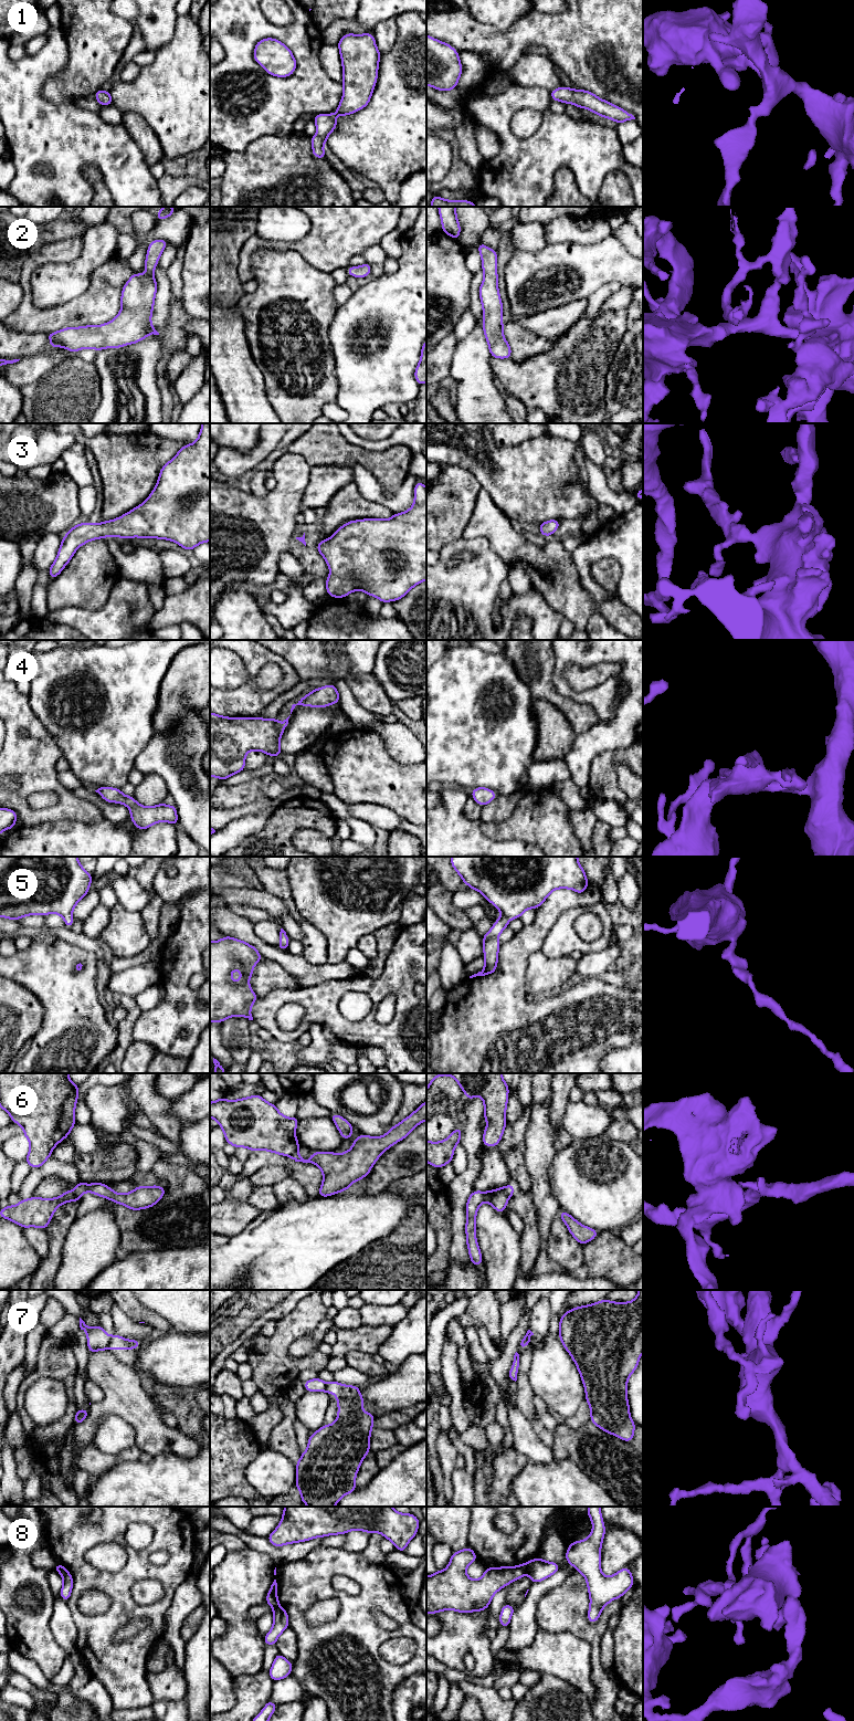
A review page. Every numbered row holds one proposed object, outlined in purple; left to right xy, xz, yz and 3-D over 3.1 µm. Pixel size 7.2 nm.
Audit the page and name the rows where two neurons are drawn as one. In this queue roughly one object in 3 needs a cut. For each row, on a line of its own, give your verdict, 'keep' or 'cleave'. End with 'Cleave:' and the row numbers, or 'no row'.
1: keep
2: keep
3: keep
4: keep
5: keep
6: cleave
7: cleave
8: cleave
Cleave: 6, 7, 8

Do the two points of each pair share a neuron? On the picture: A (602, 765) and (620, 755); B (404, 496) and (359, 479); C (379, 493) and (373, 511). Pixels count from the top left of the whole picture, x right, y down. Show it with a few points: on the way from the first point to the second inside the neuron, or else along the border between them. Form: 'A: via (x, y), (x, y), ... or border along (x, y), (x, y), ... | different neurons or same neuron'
A: via (607, 762), (615, 756) | same neuron
B: via (393, 501), (386, 501), (370, 488) | same neuron
C: border along (356, 486), (364, 497), (386, 506), (393, 513) | different neurons

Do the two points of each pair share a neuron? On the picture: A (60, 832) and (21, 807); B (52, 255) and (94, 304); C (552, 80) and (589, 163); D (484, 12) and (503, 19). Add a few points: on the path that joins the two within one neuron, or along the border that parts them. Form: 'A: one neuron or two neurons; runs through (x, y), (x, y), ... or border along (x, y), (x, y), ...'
A: two neurons; border along (71, 819), (59, 819), (20, 827)
B: one neuron; runs through (27, 276), (27, 304), (38, 315), (63, 315)
C: two neurons; border along (524, 85), (544, 86), (549, 92)
D: one neuron; runs through (488, 12), (496, 12), (498, 14)

